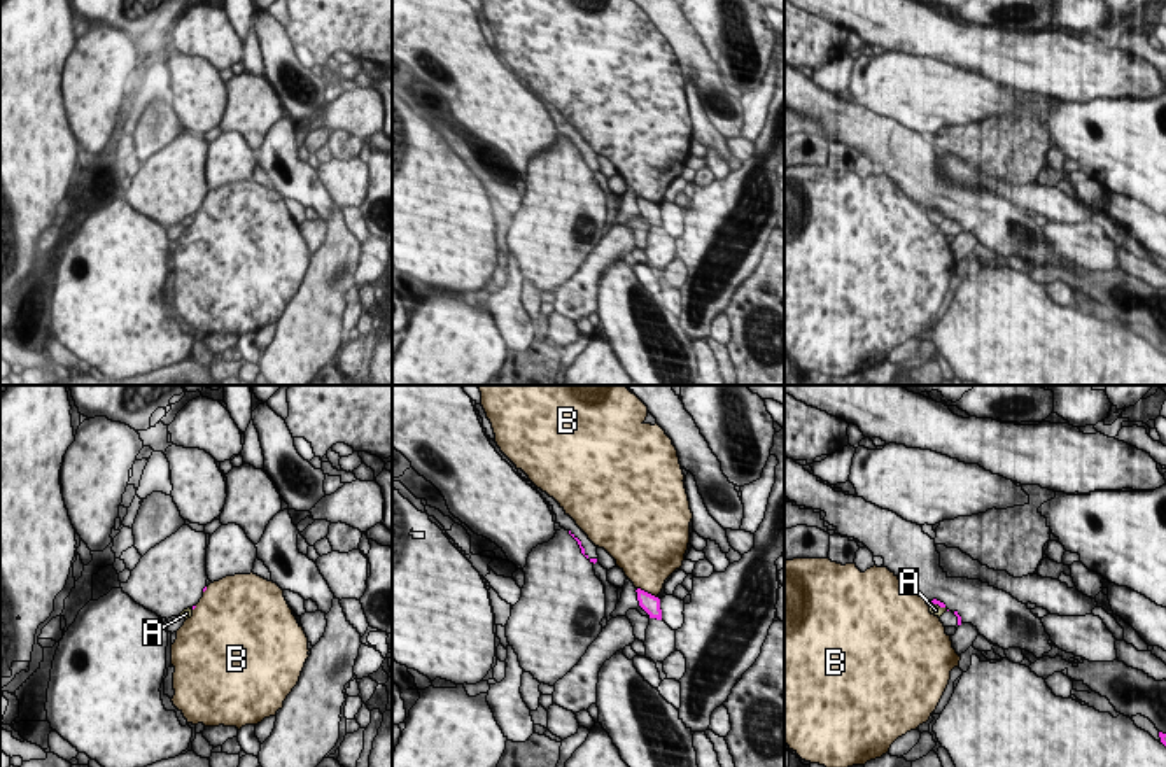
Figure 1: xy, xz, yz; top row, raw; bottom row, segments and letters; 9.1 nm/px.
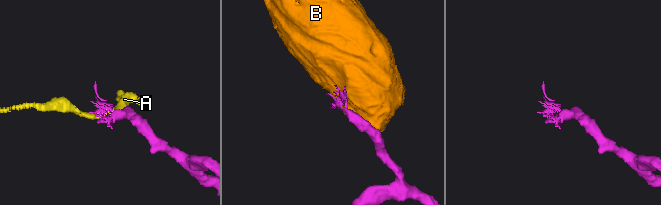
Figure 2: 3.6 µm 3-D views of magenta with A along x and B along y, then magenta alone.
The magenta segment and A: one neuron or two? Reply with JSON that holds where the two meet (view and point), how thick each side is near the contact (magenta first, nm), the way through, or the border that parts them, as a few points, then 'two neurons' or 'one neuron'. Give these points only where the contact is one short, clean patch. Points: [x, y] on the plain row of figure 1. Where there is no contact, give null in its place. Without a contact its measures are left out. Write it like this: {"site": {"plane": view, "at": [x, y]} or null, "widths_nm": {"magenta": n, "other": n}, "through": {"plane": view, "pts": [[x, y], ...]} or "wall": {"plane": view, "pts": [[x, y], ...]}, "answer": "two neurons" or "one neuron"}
{"site": {"plane": "yz", "at": [939, 212]}, "widths_nm": {"magenta": 50, "other": 100}, "answer": "two neurons"}

